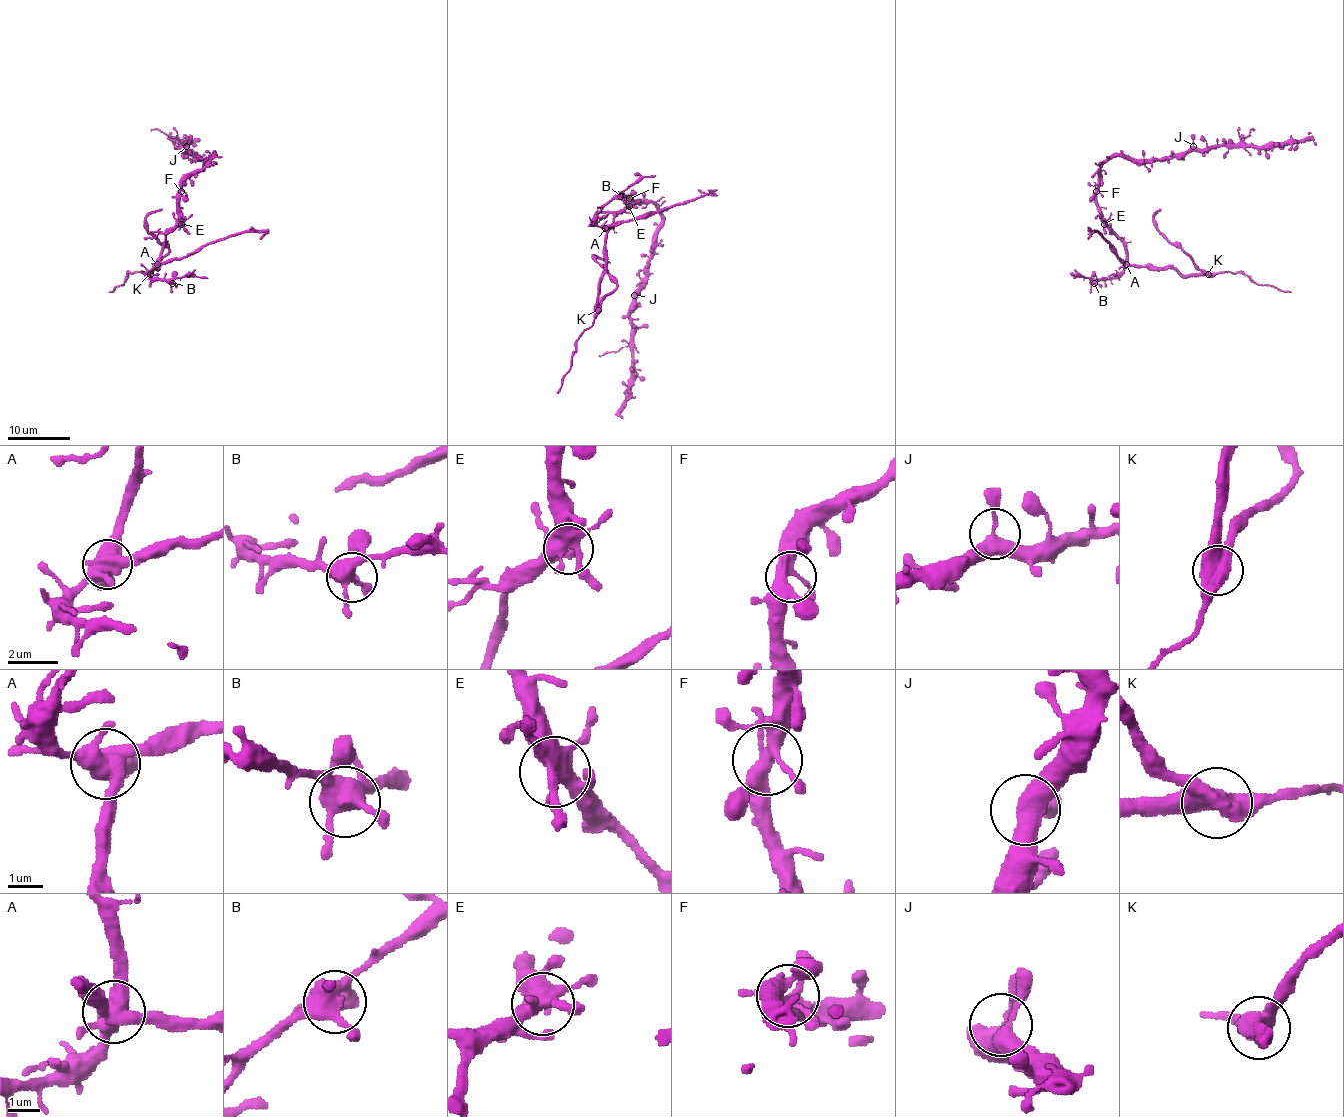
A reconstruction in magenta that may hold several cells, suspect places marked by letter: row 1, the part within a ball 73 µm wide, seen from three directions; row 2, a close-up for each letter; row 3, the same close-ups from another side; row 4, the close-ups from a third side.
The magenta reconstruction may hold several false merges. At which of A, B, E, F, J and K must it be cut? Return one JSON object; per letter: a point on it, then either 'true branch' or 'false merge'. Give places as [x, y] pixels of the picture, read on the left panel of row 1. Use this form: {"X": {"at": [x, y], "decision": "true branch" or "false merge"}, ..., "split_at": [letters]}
{"A": {"at": [157, 264], "decision": "false merge"}, "B": {"at": [172, 283], "decision": "true branch"}, "E": {"at": [181, 224], "decision": "true branch"}, "F": {"at": [181, 191], "decision": "true branch"}, "J": {"at": [186, 146], "decision": "true branch"}, "K": {"at": [150, 274], "decision": "false merge"}, "split_at": ["A", "K"]}

